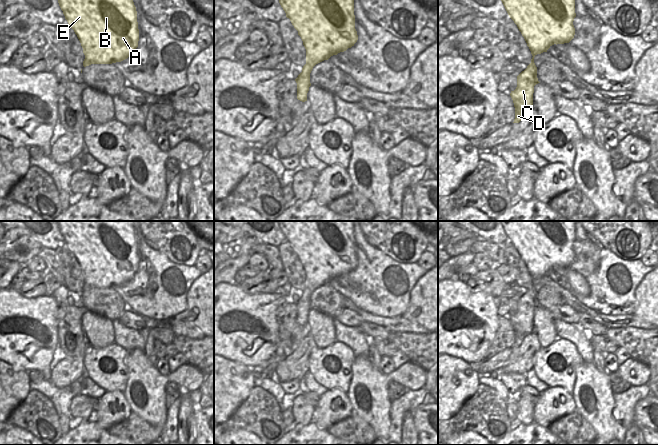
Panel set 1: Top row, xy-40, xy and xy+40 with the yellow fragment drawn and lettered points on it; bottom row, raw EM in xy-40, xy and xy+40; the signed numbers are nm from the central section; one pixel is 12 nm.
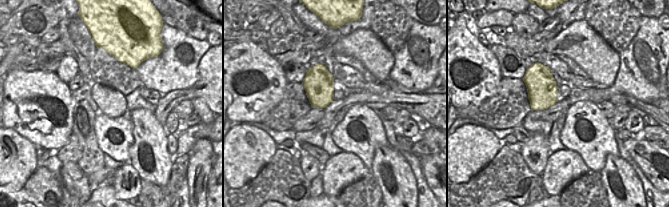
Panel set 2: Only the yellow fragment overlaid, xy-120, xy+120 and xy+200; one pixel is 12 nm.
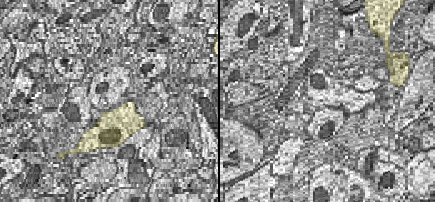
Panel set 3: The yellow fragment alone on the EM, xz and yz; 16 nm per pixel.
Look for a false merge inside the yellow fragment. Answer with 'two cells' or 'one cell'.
one cell

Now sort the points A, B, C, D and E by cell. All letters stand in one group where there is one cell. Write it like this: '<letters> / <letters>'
A B C D E

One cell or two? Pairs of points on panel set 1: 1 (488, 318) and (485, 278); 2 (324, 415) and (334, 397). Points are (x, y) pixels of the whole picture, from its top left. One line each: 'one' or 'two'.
1: two
2: one

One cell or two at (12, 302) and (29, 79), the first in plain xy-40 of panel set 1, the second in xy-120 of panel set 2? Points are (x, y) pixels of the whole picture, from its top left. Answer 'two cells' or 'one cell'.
one cell

